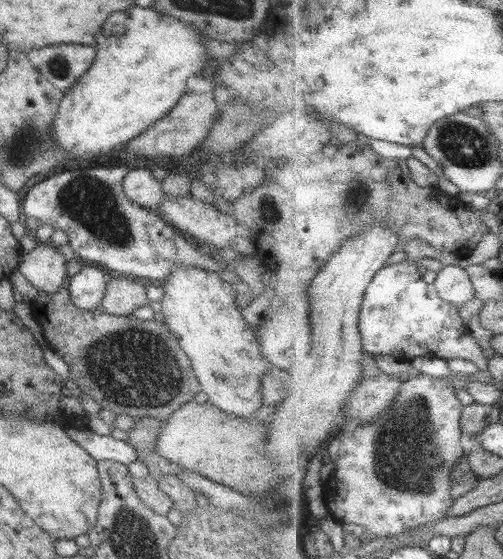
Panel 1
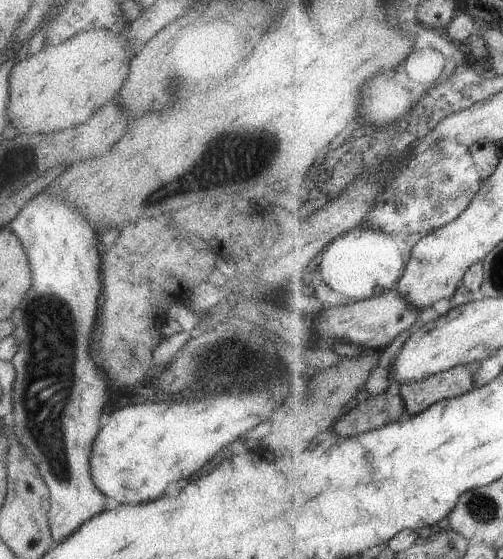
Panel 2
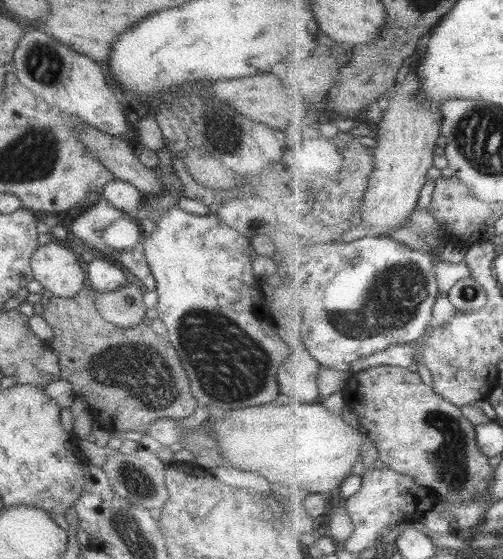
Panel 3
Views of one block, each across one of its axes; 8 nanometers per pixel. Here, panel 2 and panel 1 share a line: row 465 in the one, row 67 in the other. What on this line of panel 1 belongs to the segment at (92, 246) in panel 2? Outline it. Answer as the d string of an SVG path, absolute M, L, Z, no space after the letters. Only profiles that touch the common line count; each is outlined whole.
M59 44L59 46L43 46L39 50L31 49L24 54L37 68L37 72L64 94L87 72L93 62L95 48Z

